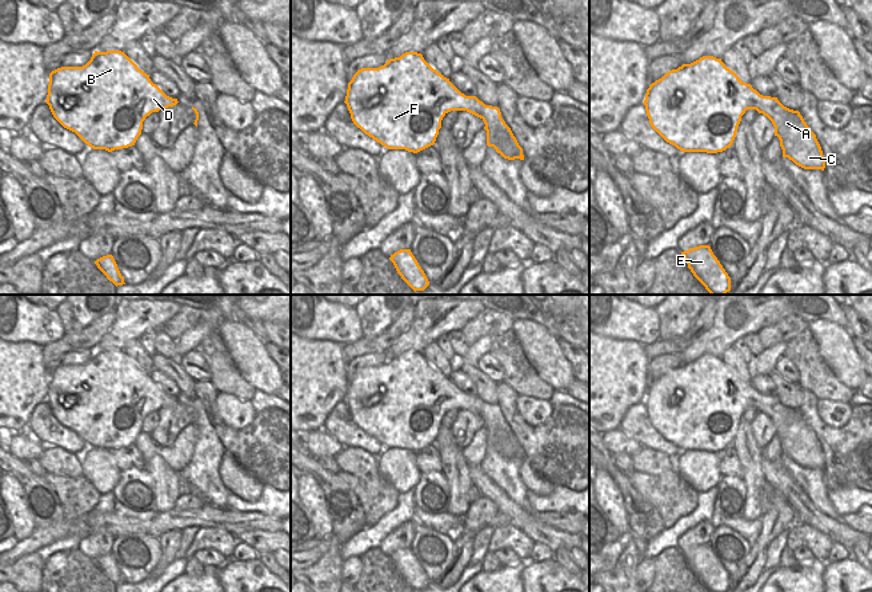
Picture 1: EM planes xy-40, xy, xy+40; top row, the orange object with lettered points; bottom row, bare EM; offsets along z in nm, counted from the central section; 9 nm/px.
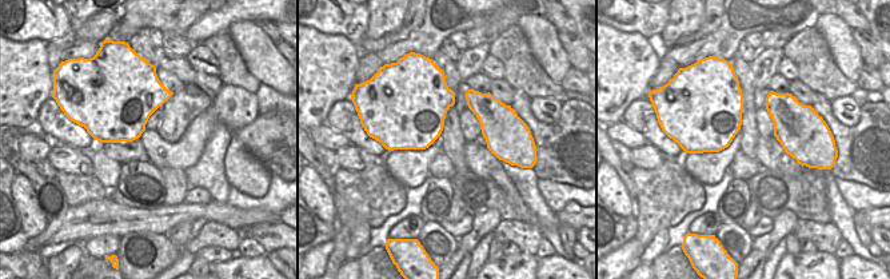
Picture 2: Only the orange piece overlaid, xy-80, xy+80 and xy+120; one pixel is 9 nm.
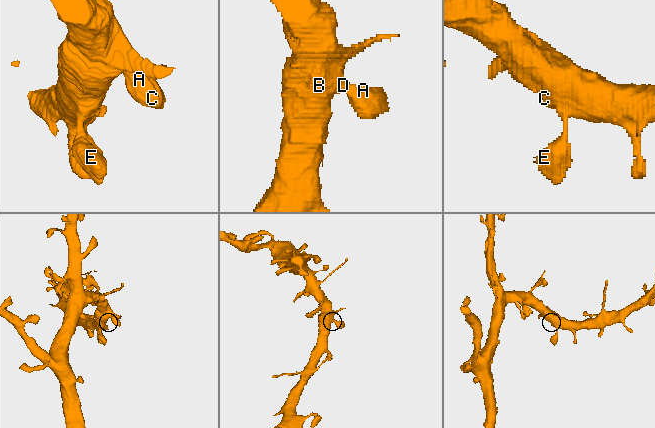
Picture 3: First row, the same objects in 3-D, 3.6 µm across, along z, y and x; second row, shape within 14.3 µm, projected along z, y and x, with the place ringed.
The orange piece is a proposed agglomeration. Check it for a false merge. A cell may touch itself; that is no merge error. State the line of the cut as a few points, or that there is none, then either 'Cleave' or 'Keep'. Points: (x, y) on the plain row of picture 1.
No split. Keep.

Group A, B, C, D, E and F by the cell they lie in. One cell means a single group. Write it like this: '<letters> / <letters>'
A B C D E F

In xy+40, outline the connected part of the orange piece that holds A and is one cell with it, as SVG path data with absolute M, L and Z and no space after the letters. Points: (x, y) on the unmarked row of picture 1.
M703 355L691 363L683 363L677 368L667 371L661 377L649 384L645 392L647 415L651 425L669 443L675 444L683 451L707 451L717 452L729 447L736 436L737 425L741 415L747 408L756 408L759 412L767 415L773 425L775 435L780 439L783 456L788 456L796 464L804 468L825 467L825 457L816 433L804 420L799 409L784 405L777 396L763 395L751 383L743 381L739 375L725 365L721 357L713 355Z

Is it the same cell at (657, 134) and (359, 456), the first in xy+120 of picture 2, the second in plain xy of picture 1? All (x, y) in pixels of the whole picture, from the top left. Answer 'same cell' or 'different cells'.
different cells

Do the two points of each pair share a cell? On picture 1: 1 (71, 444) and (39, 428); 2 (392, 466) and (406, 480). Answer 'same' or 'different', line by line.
1: same
2: same

